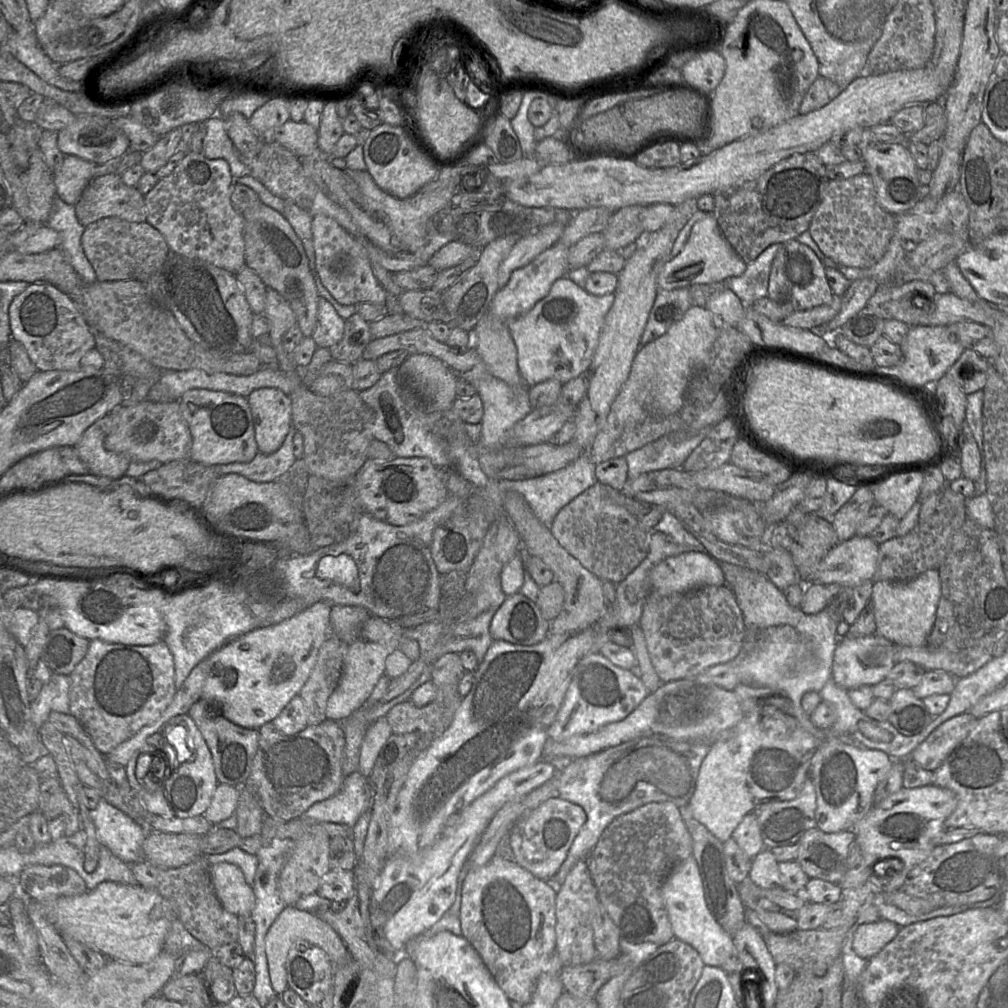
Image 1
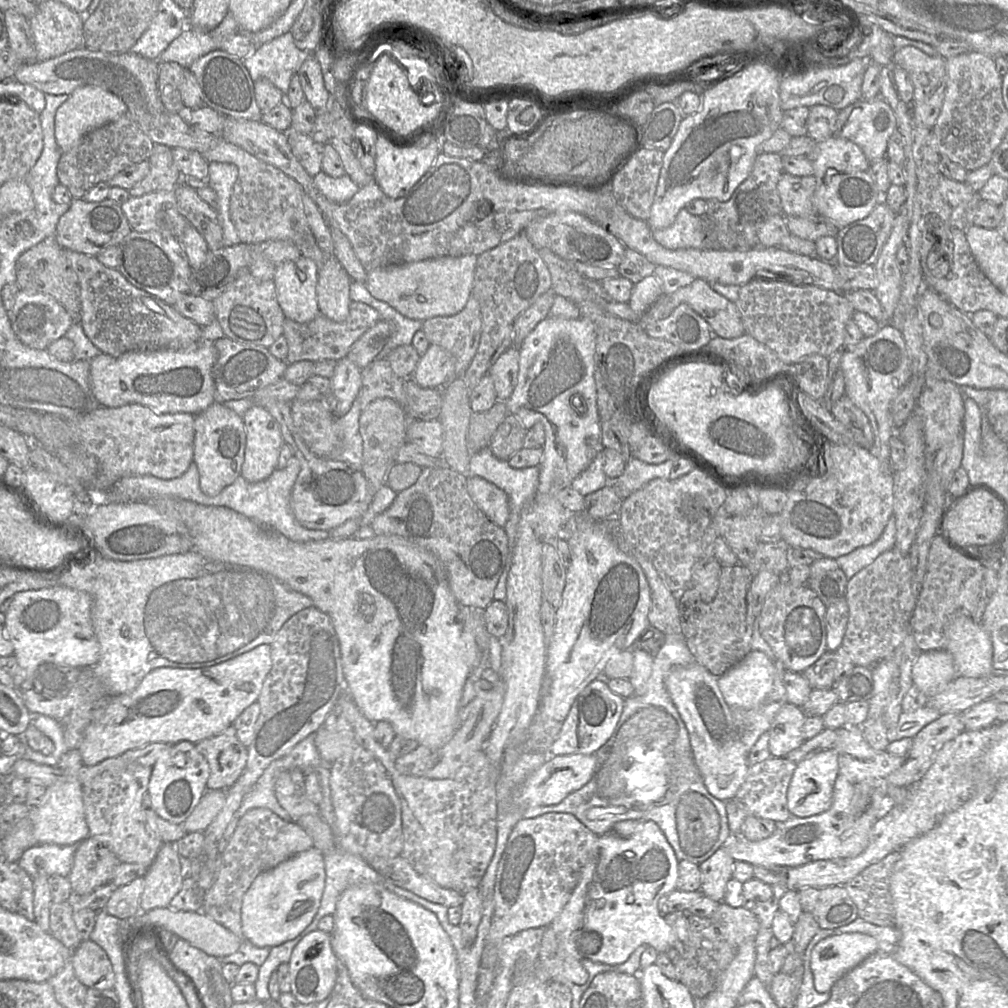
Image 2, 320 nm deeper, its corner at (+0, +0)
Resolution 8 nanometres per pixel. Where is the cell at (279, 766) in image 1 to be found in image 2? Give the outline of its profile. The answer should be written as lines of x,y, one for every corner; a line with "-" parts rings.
398,855
393,858
374,858
369,864
393,884
447,908
463,903
463,895
443,888
420,875
409,862

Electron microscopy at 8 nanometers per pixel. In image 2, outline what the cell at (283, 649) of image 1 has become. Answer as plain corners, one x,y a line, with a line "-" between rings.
263,644
227,661
202,668
157,668
149,672
133,691
110,697
98,707
87,726
78,747
83,765
95,766
129,750
151,743
174,744
190,741
194,744
217,735
230,726
251,704
257,702
264,681
272,666
271,646

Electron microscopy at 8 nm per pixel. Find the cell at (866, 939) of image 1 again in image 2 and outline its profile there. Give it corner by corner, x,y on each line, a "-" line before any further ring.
843,933
824,938
811,952
810,968
816,991
830,991
849,970
878,951
877,940
863,933

